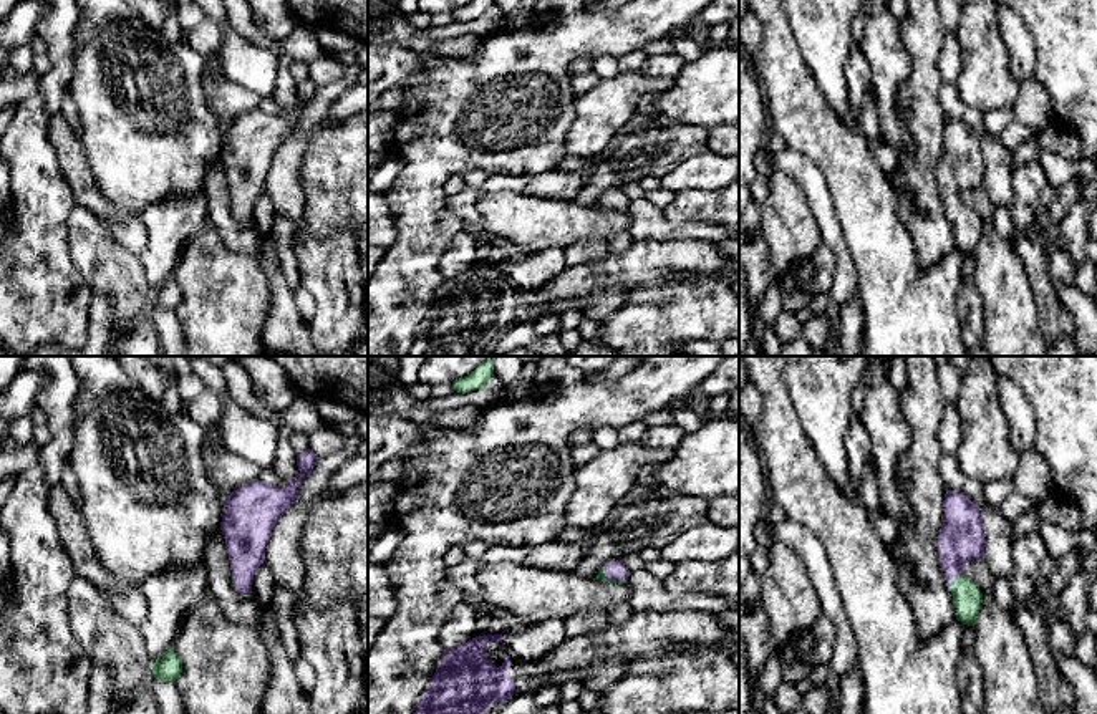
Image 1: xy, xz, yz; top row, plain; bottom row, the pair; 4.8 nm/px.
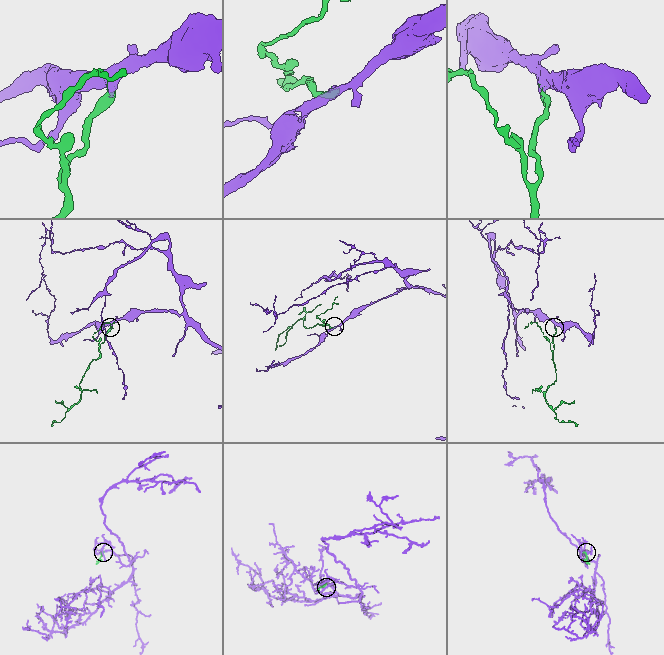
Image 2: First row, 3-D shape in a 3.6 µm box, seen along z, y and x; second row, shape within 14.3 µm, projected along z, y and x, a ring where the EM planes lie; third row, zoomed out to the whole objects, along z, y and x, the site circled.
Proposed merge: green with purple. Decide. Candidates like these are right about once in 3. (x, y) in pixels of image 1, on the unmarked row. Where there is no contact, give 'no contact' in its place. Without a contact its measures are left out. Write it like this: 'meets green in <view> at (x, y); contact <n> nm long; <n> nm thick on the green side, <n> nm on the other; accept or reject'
meets green in xz at (612, 209); contact 140 nm long; 50 nm thick on the green side, 100 nm on the other; accept

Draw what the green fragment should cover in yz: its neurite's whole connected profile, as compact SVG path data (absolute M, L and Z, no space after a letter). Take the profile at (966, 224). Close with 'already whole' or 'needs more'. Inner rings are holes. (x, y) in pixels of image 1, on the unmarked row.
M959 119L945 123L945 152L938 166L938 186L953 224L956 248L974 255L983 222L964 205L963 194L984 187L986 164L979 137Z | needs more

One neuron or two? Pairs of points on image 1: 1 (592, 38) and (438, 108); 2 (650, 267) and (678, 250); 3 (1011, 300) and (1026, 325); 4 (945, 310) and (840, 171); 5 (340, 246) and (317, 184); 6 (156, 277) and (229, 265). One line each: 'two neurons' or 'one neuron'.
1: one neuron
2: one neuron
3: one neuron
4: one neuron
5: two neurons
6: two neurons

